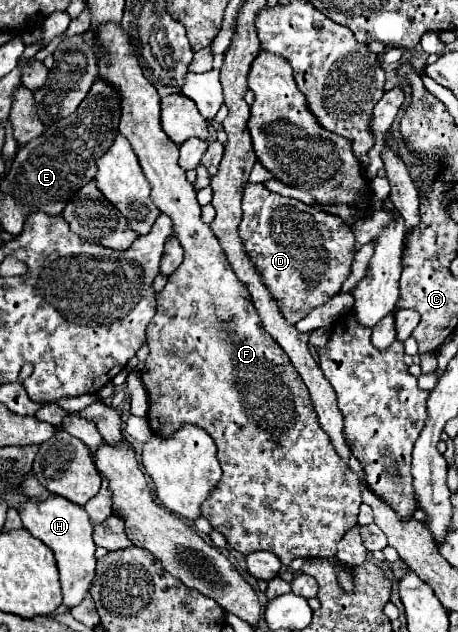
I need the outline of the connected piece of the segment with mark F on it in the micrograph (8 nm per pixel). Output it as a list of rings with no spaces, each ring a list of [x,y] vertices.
[[[106,22],[94,32],[94,40],[104,58],[98,58],[98,76],[114,86],[122,98],[120,132],[128,138],[140,168],[152,186],[152,202],[160,212],[172,218],[172,228],[184,248],[184,262],[168,278],[164,290],[156,296],[158,308],[146,328],[150,354],[142,370],[142,382],[150,396],[148,422],[154,434],[170,436],[182,424],[204,428],[218,448],[222,478],[202,502],[202,516],[214,530],[226,536],[228,546],[250,554],[254,550],[274,552],[284,566],[294,558],[336,556],[336,544],[342,534],[356,526],[362,504],[360,478],[336,454],[328,434],[320,428],[306,384],[294,370],[288,354],[266,334],[246,286],[236,278],[226,254],[212,228],[200,218],[196,190],[178,166],[178,146],[170,142],[160,126],[160,96],[144,78],[130,46],[130,36],[120,24]]]

